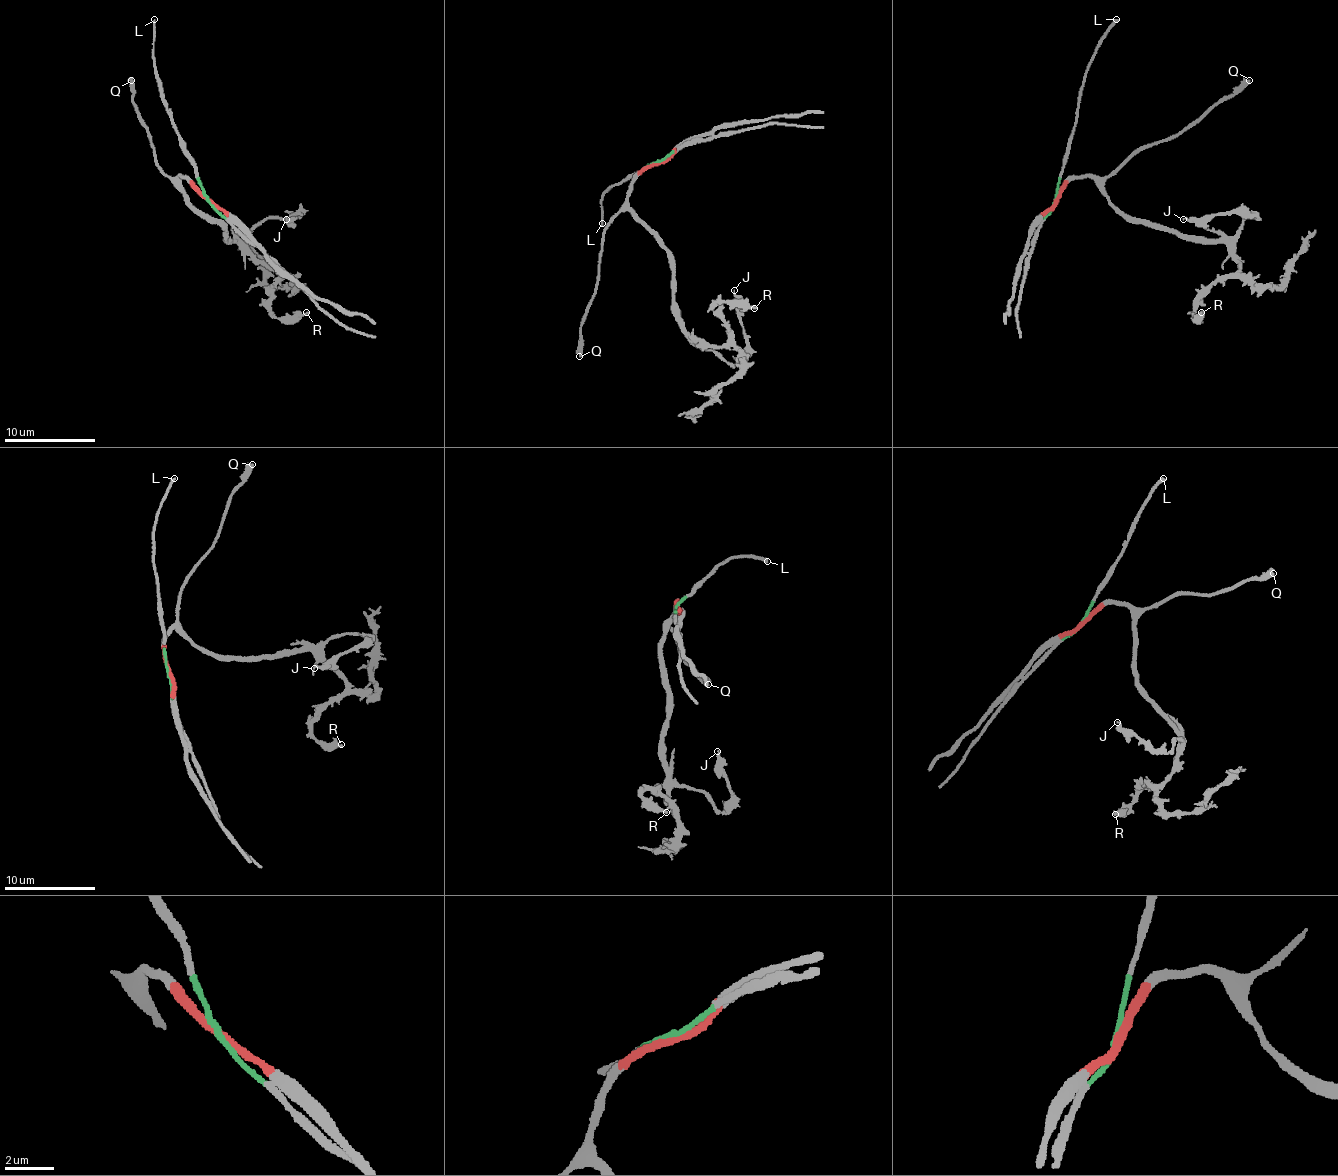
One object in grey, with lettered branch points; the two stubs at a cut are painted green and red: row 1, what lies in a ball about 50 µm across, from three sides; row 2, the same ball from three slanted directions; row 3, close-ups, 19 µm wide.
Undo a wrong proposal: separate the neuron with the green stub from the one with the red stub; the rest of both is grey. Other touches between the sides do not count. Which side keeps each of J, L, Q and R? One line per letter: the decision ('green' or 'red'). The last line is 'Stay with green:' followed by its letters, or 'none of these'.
J: red
L: green
Q: red
R: red
Stay with green: L

